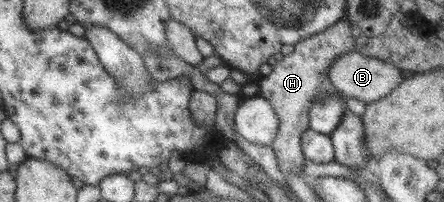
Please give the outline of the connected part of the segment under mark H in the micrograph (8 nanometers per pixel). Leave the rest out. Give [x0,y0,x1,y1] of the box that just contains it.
[257,17,357,176]

